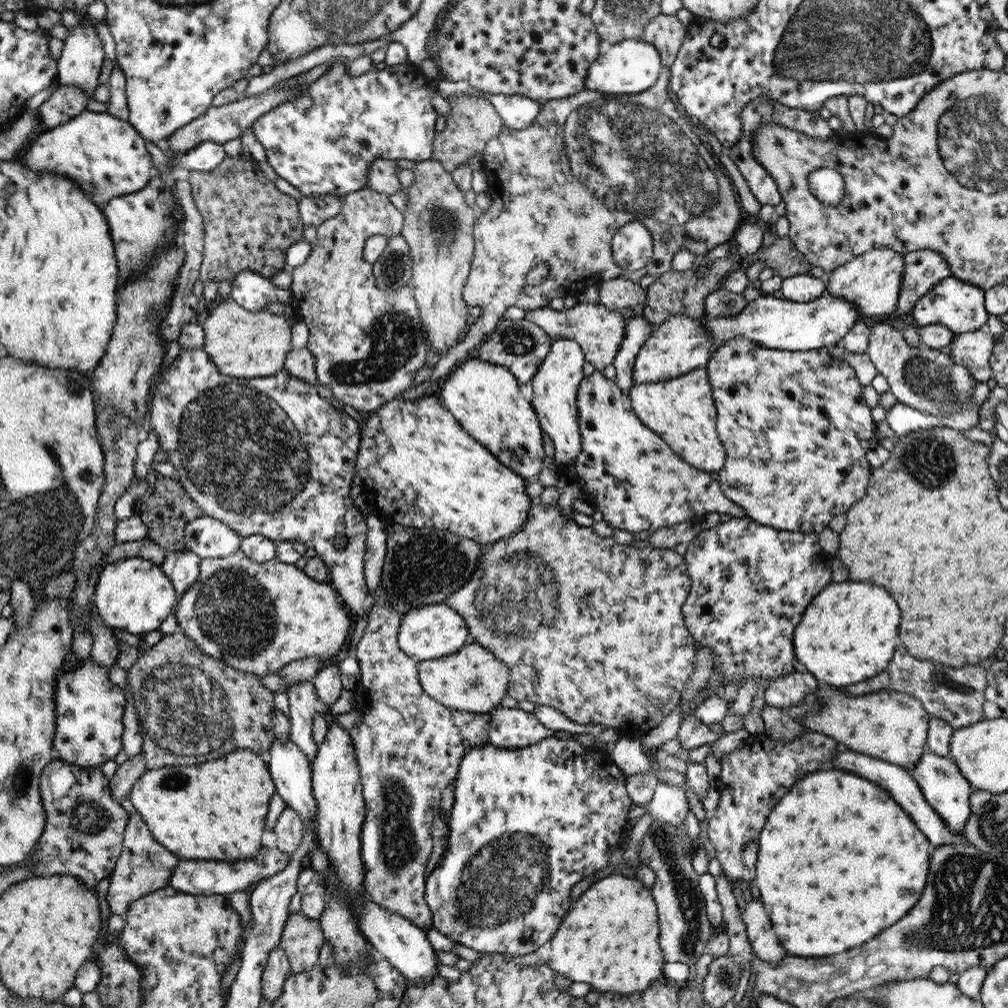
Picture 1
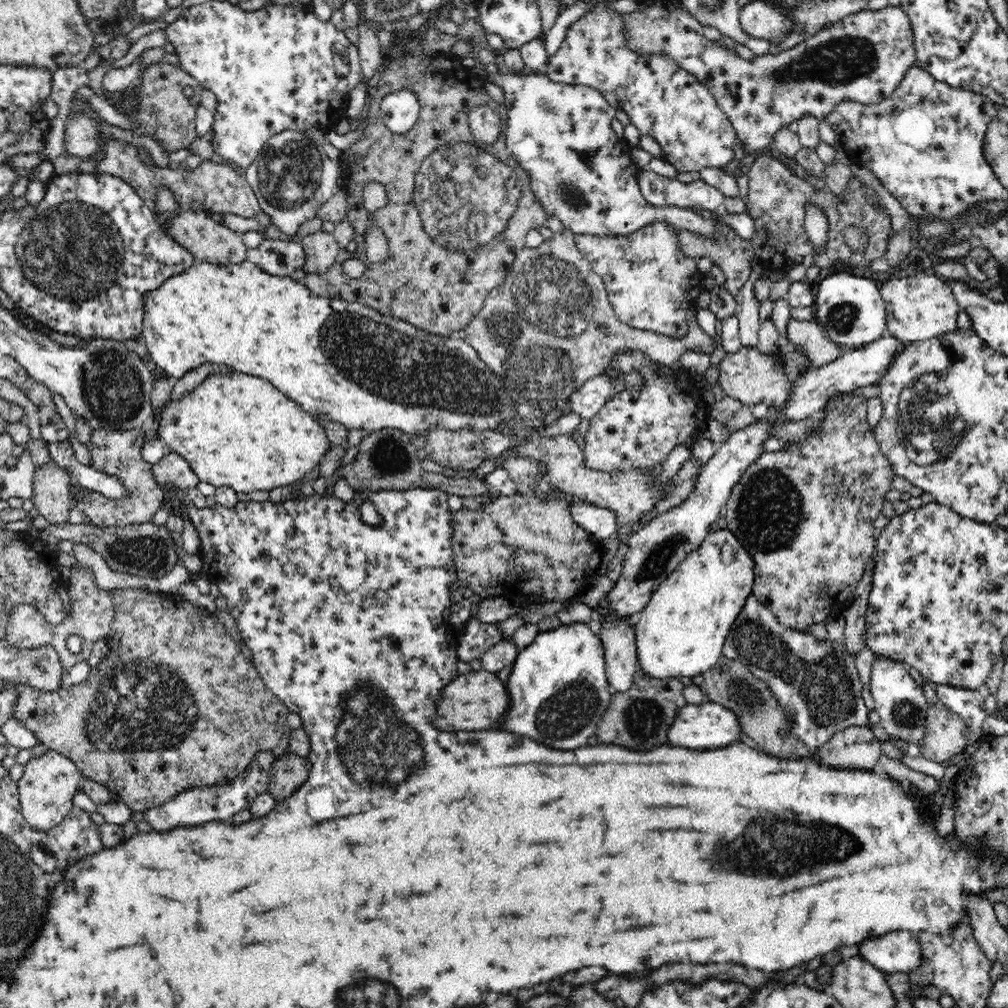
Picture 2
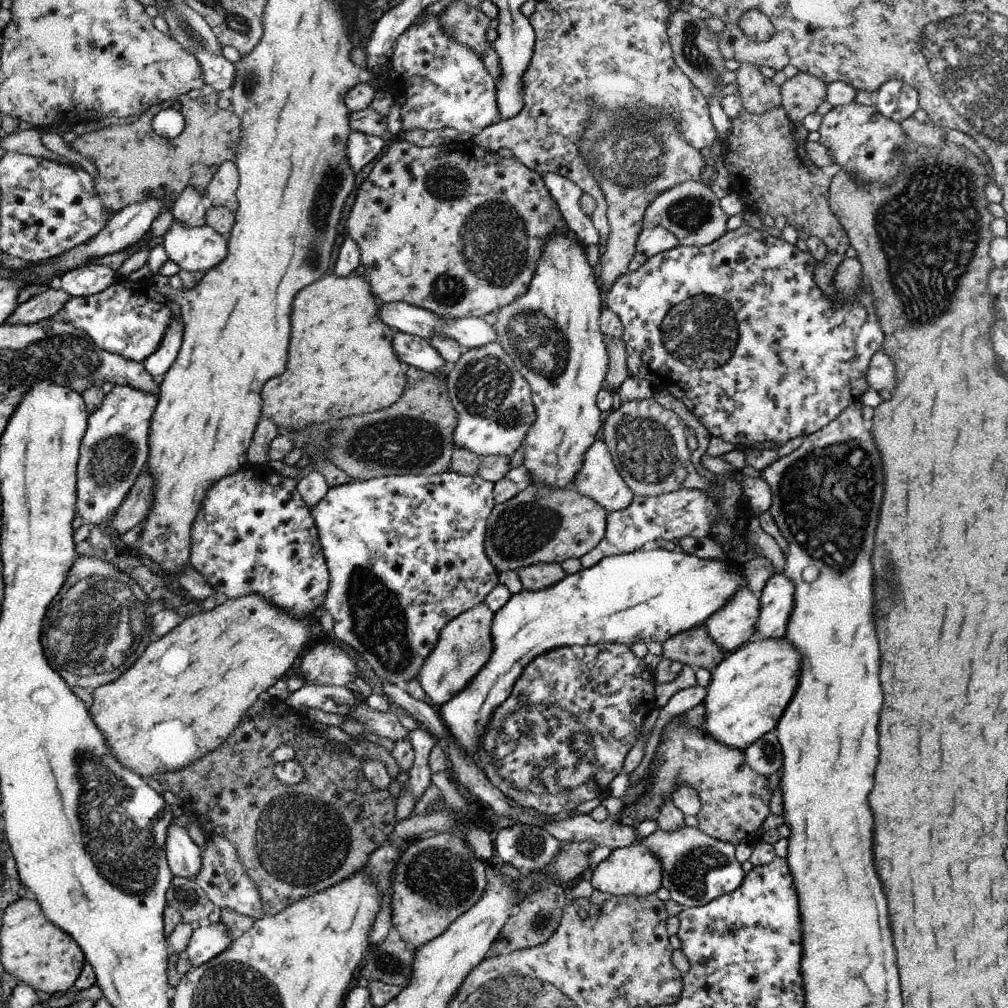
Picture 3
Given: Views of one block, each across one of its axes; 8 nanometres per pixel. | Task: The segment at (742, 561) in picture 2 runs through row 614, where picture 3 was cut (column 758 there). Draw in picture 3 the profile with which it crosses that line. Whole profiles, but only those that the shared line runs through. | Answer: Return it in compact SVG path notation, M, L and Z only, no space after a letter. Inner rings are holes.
M756 637L736 648L711 670L712 680L707 686L707 695L703 702L706 709L705 732L710 733L715 741L743 751L763 734L774 730L796 692L800 666L800 652L785 637Z

